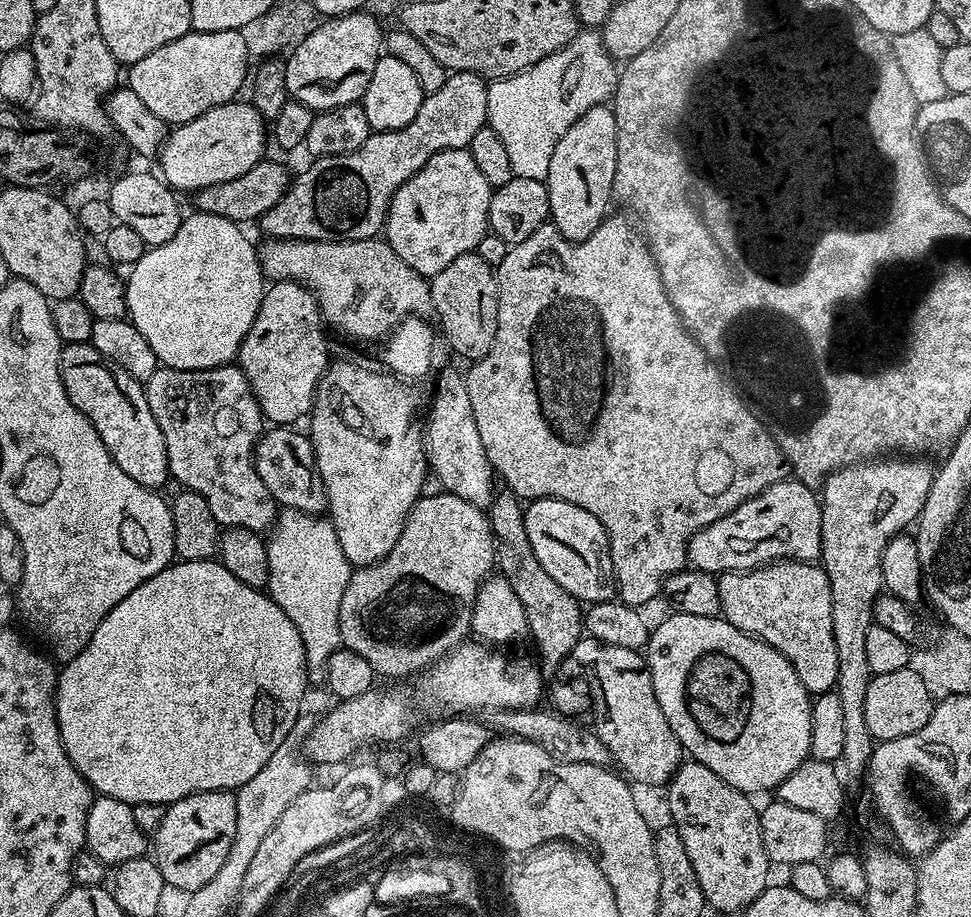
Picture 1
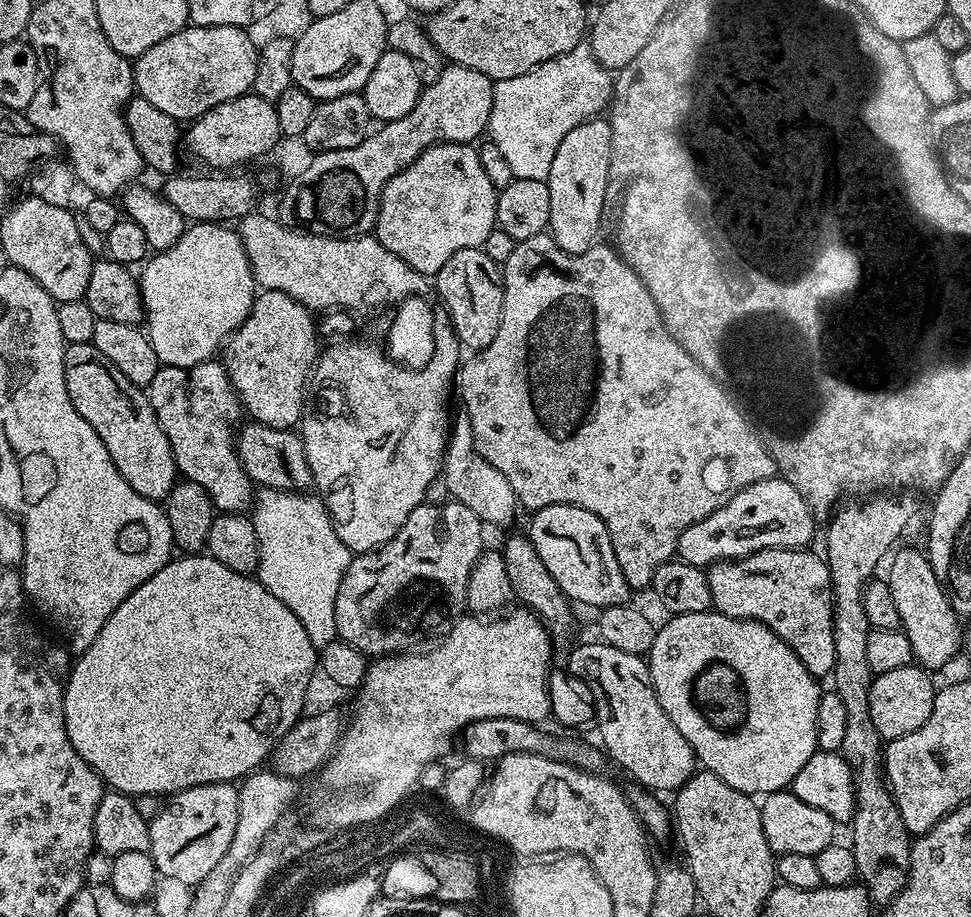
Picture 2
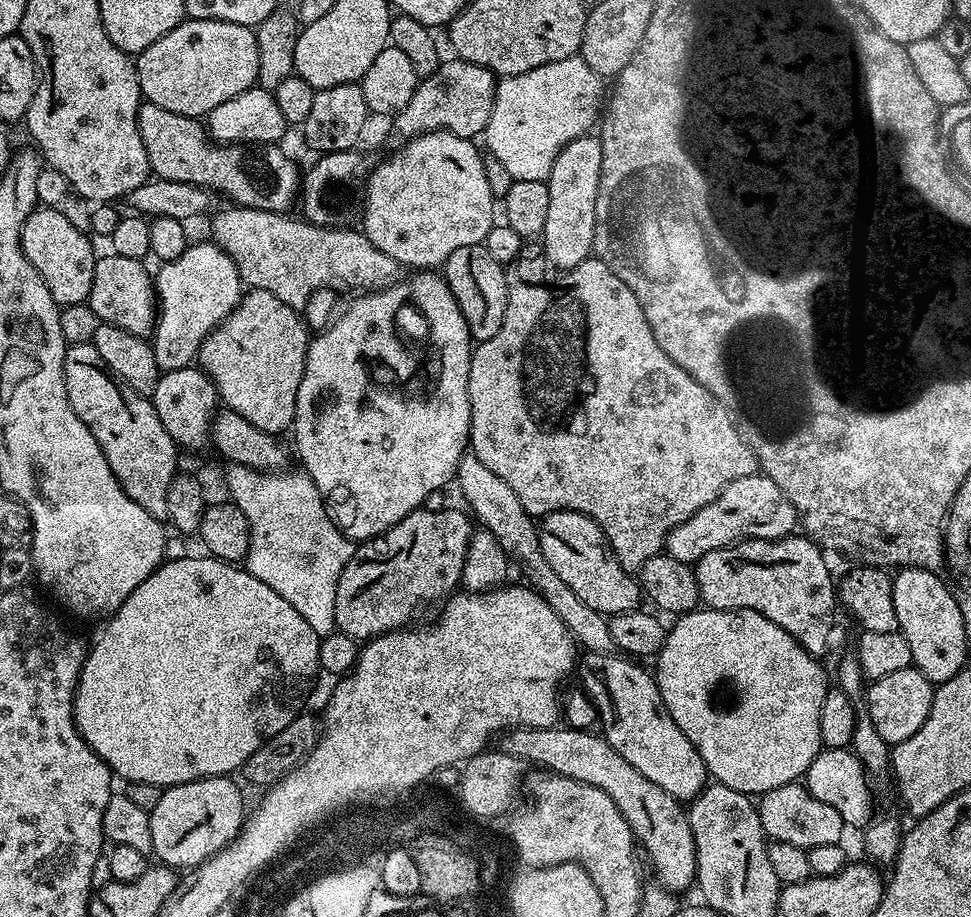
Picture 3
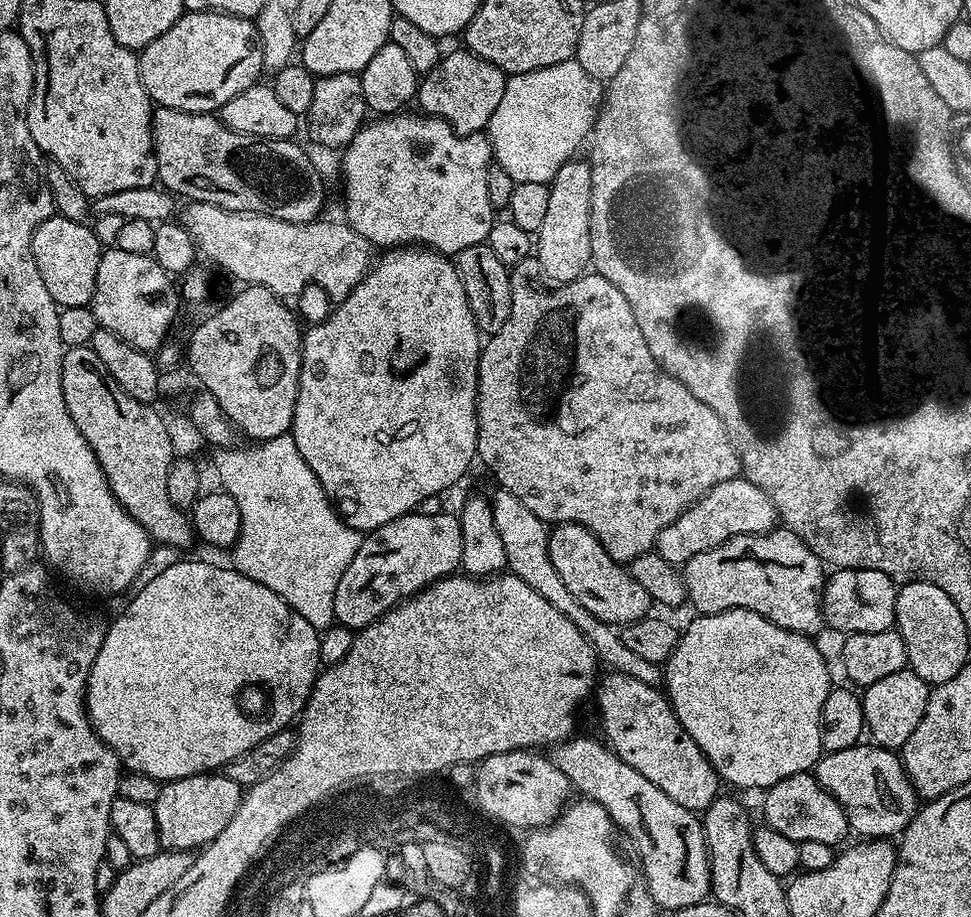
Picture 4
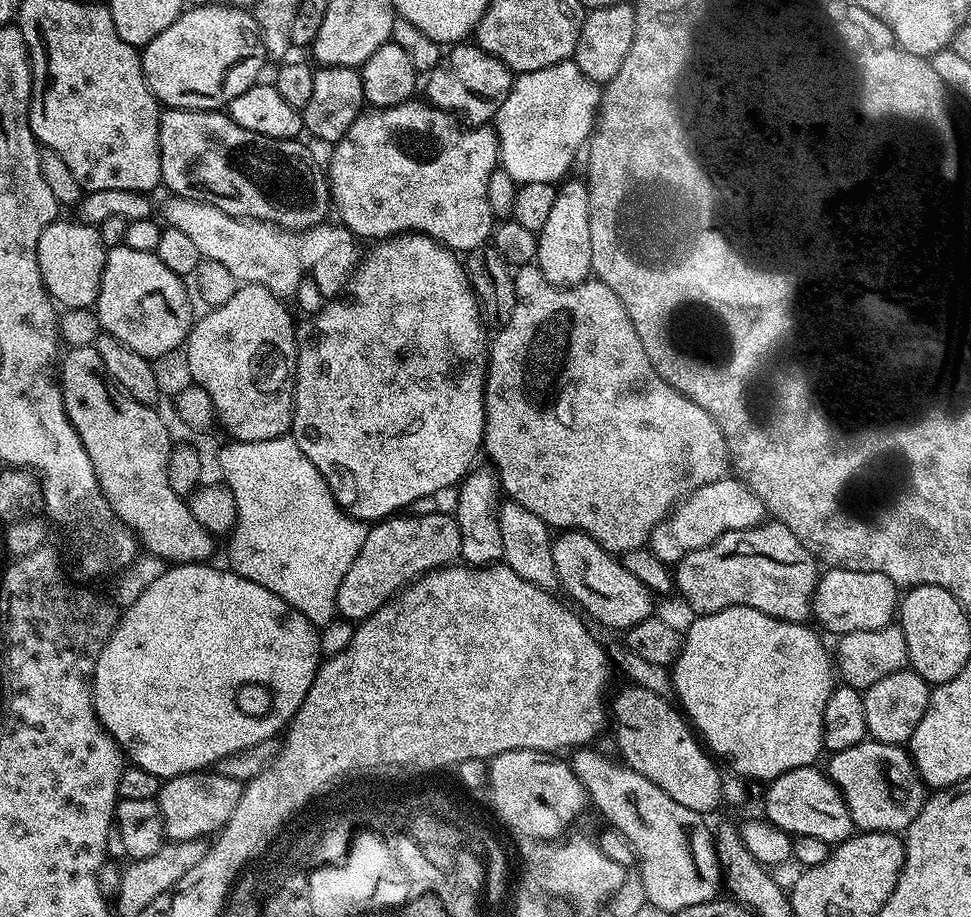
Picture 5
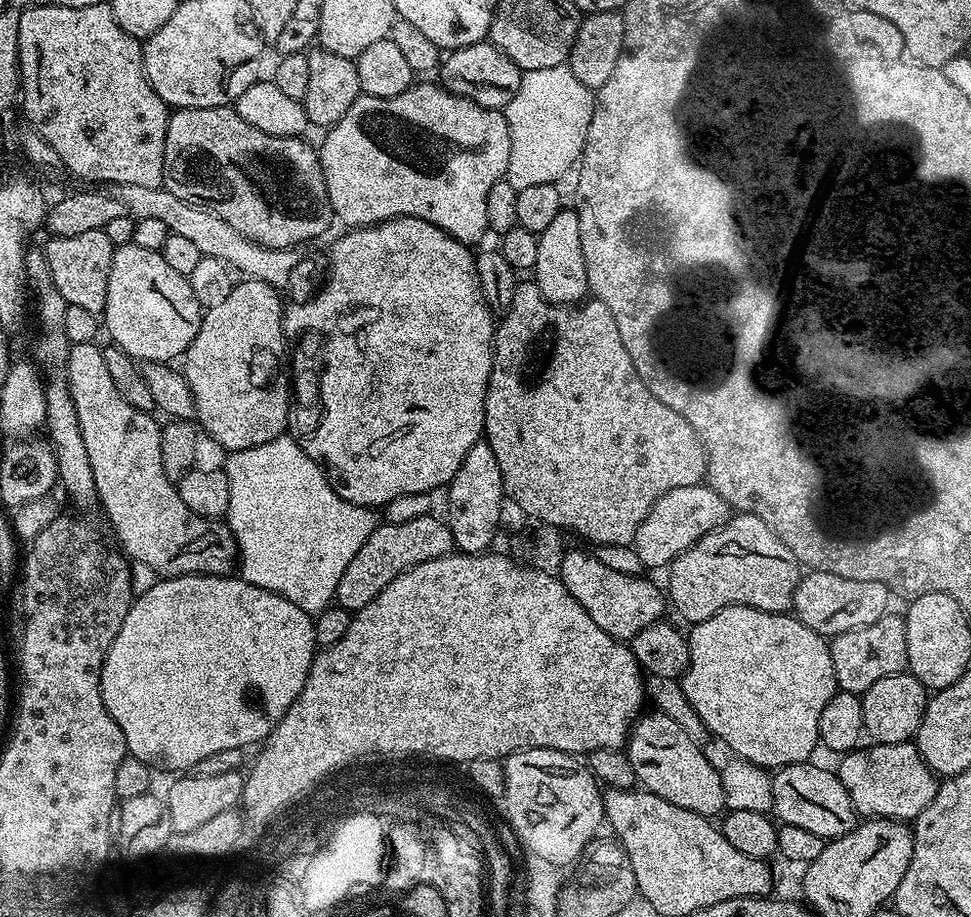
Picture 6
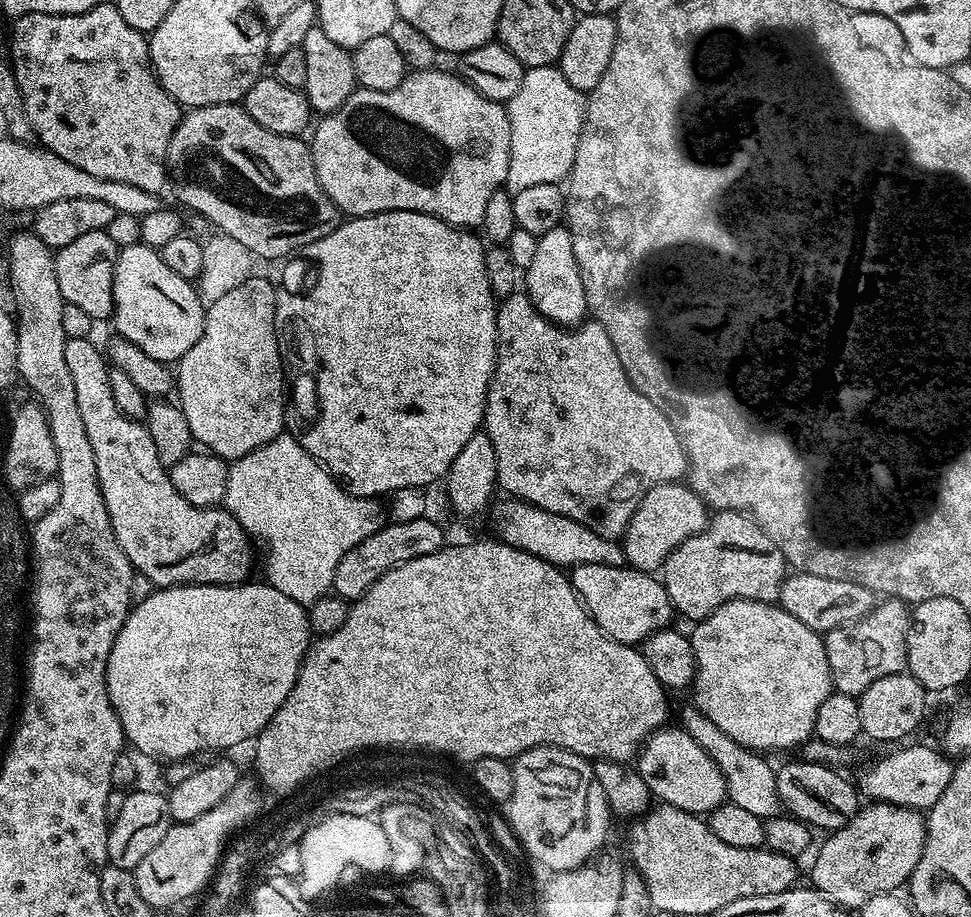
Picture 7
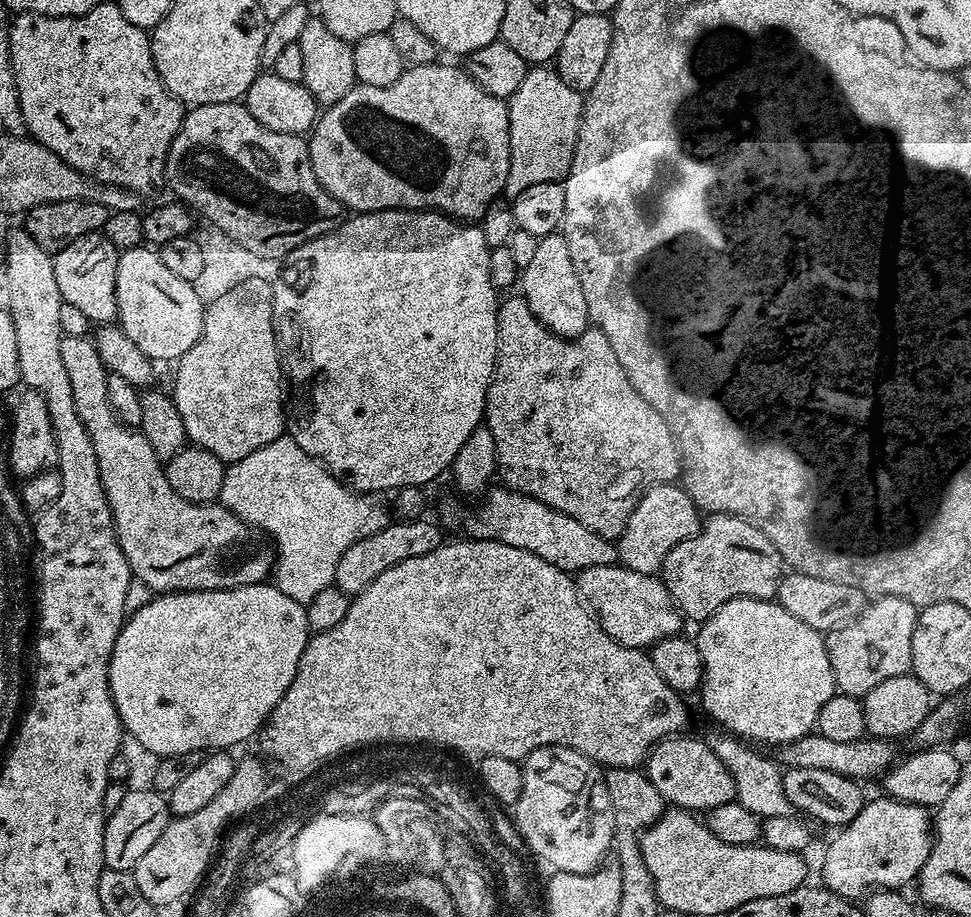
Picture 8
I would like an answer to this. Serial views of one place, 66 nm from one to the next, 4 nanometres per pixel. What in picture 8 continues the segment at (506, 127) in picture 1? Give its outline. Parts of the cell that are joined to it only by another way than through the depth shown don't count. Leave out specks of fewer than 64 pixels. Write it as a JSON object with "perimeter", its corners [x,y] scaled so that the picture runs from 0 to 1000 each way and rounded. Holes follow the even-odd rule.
{"perimeter":[[[564,72],[545,73],[538,94],[522,110],[525,129],[525,190],[519,200],[518,213],[530,216],[545,203],[554,203],[554,198],[577,198],[585,190],[585,182],[591,168],[591,159],[597,141],[597,125],[601,123],[601,109],[598,101],[592,100],[573,77]]]}

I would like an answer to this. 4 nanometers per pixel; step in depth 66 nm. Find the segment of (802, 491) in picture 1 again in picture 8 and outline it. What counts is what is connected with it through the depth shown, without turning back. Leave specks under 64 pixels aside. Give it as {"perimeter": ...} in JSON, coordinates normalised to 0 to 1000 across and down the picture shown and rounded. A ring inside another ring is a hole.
{"perimeter":[[[699,527],[675,528],[666,532],[647,566],[647,573],[636,590],[636,611],[640,616],[666,628],[679,625],[686,604],[706,587],[721,579],[723,559]]]}

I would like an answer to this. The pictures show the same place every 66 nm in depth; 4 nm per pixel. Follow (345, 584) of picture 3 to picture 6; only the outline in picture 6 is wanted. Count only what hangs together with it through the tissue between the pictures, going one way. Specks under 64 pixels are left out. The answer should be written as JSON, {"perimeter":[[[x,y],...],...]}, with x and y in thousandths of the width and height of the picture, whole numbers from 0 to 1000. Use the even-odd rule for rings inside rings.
{"perimeter":[[[424,563],[421,567],[412,567],[409,571],[388,570],[385,582],[373,591],[369,604],[356,617],[352,626],[352,635],[348,635],[345,658],[366,670],[377,662],[410,626],[430,617],[435,613],[443,613],[452,606],[462,605],[467,601],[465,579],[460,570],[449,563]]]}

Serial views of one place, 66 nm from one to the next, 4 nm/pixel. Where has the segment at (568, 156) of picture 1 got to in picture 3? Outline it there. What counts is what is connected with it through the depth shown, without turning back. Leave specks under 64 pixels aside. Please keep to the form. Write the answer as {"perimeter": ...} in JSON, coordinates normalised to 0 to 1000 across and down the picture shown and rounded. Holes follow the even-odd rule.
{"perimeter":[[[614,146],[591,150],[575,168],[562,197],[566,207],[566,226],[562,232],[562,246],[558,254],[559,278],[574,294],[595,290],[611,278],[612,255],[614,254],[614,221],[616,198],[620,190],[620,159]]]}

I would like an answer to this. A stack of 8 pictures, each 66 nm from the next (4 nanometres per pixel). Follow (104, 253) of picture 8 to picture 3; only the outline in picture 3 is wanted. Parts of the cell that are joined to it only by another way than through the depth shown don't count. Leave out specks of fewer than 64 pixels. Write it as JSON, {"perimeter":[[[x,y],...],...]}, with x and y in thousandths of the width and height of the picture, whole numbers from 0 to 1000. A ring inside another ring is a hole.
{"perimeter":[[[38,226],[25,243],[21,256],[23,273],[27,281],[35,286],[35,294],[43,299],[43,308],[47,308],[47,316],[51,316],[59,332],[65,334],[88,330],[93,321],[93,312],[97,312],[97,290],[101,275],[95,272],[96,263],[92,254],[80,251],[61,226],[45,226]]]}

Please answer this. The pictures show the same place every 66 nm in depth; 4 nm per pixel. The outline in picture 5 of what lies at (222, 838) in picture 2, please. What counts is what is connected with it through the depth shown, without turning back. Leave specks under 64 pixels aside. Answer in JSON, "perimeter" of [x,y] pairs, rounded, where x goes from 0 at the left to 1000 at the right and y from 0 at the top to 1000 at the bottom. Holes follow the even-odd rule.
{"perimeter":[[[221,840],[193,842],[172,847],[165,856],[163,876],[169,893],[169,911],[174,917],[204,916],[226,908],[235,897],[245,870],[251,865],[251,855],[241,848],[229,848]]]}

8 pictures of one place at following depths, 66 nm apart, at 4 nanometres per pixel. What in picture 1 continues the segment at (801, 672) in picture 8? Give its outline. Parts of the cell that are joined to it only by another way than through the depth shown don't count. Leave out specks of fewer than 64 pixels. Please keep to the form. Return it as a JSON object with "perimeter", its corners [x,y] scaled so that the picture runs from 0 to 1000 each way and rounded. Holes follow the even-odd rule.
{"perimeter":[[[697,666],[691,671],[670,686],[665,708],[674,757],[690,796],[705,821],[723,835],[731,835],[744,853],[752,853],[762,864],[794,865],[833,828],[837,760],[826,748],[816,723],[787,698],[760,687],[745,674]]]}

